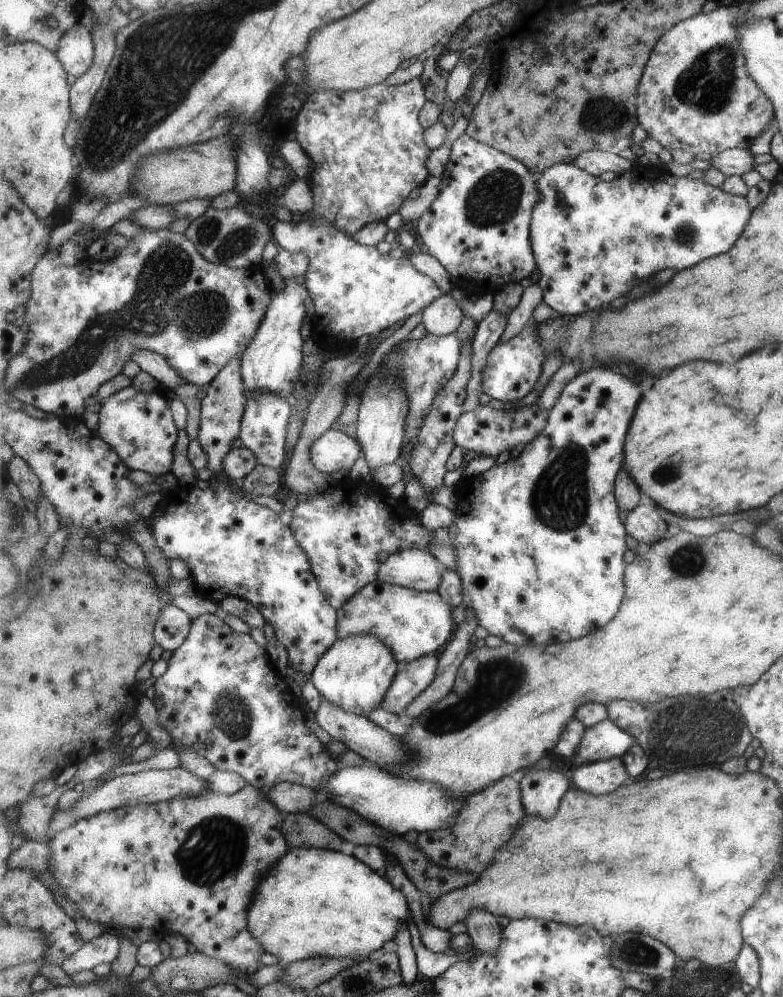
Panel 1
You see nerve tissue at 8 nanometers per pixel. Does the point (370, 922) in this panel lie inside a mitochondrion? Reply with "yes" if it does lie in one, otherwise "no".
no

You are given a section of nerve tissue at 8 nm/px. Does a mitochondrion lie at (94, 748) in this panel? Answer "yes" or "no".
no

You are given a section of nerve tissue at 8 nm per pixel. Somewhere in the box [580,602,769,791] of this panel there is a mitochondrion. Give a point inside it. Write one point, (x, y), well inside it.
(675, 715)

